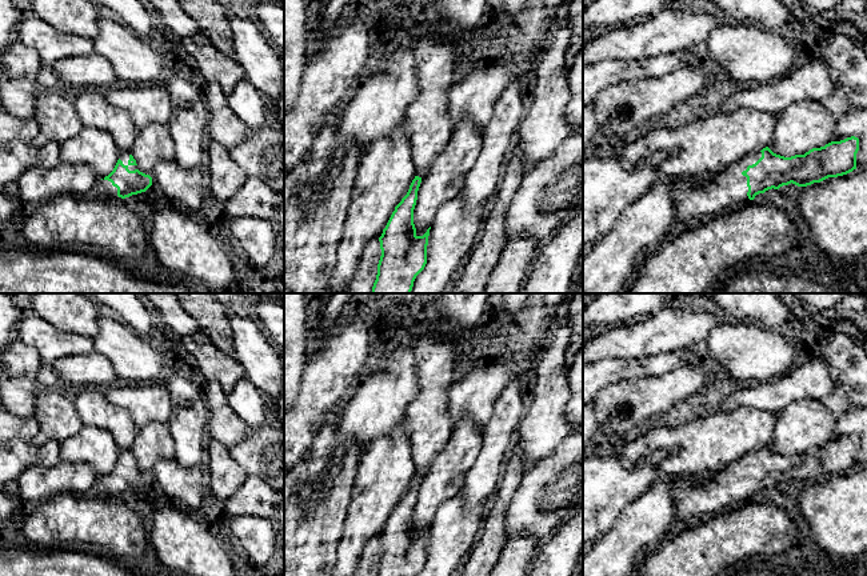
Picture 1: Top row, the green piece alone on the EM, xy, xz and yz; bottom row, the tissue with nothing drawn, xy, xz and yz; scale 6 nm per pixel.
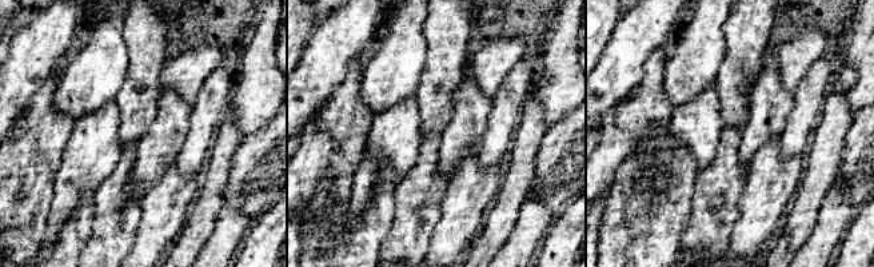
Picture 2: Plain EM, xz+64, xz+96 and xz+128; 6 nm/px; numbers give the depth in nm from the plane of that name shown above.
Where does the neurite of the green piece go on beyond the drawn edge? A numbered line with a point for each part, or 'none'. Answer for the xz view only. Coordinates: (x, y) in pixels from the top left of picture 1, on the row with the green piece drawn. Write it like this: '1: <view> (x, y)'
none

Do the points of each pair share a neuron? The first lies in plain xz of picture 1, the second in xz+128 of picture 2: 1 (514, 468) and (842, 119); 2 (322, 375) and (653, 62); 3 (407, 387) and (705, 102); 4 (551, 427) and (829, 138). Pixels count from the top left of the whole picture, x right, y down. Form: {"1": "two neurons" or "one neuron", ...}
{"1": "one neuron", "2": "two neurons", "3": "two neurons", "4": "two neurons"}

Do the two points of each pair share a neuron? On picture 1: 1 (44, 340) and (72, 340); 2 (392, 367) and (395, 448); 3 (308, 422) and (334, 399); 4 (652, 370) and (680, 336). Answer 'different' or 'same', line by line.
1: same
2: different
3: same
4: different

